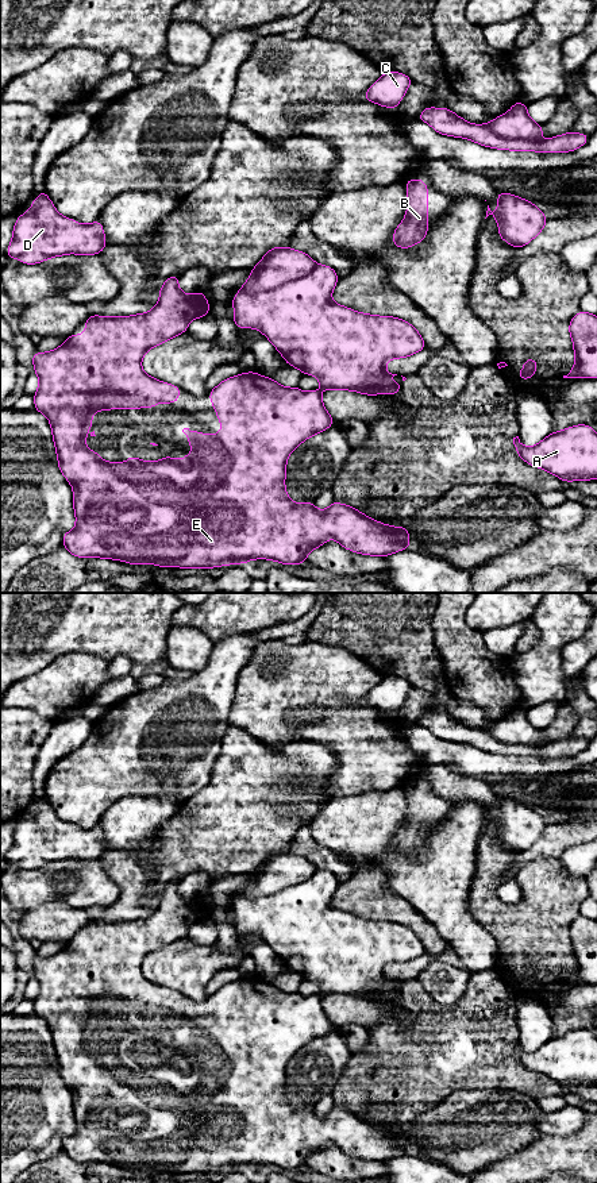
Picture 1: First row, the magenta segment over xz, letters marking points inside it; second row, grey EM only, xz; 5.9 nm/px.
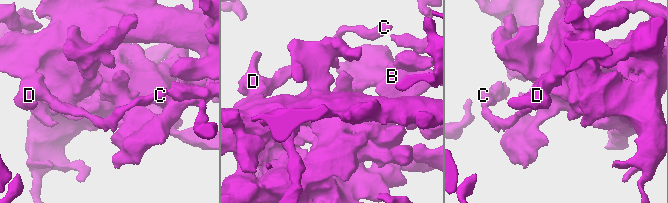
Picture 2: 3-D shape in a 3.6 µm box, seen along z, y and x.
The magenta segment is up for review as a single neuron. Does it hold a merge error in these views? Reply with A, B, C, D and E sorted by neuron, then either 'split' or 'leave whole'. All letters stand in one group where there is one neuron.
A C D E / B | split

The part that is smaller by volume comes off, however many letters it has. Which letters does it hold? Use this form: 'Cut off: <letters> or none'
Cut off: B

